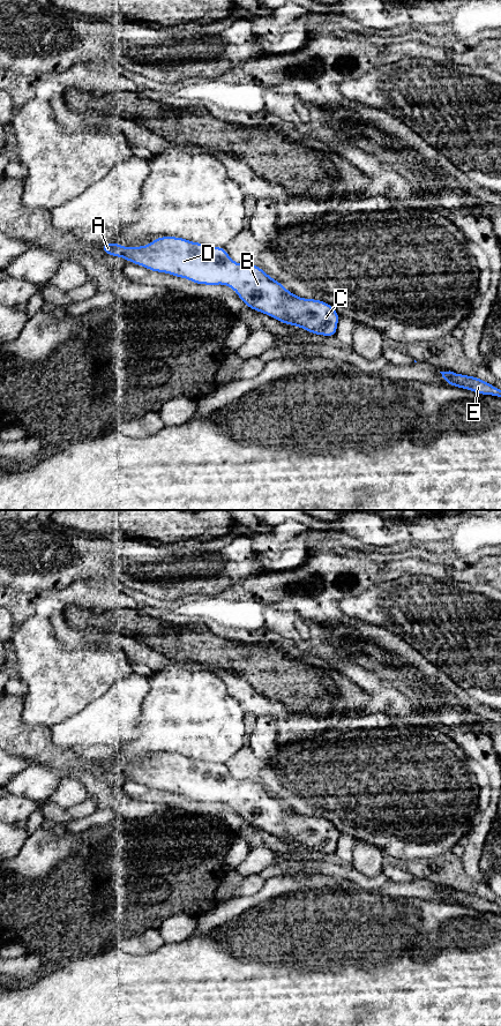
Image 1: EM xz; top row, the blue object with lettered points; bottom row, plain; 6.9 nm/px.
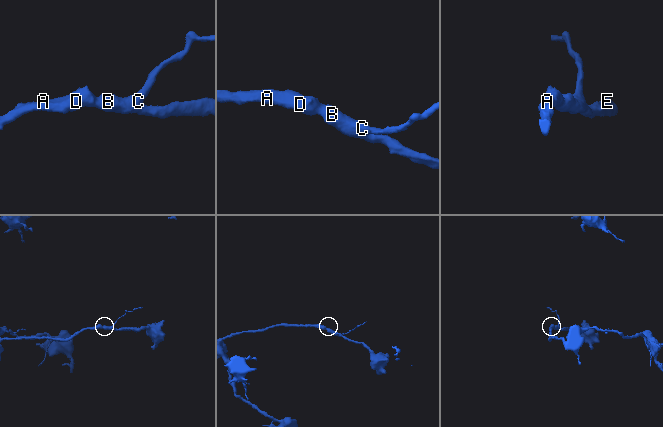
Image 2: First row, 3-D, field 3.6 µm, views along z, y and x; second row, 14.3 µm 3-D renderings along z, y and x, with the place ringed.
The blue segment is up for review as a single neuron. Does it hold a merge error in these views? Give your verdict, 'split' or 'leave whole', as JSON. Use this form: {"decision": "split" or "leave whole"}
{"decision": "leave whole"}

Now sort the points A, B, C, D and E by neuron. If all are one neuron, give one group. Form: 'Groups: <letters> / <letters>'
Groups: A B C D E

